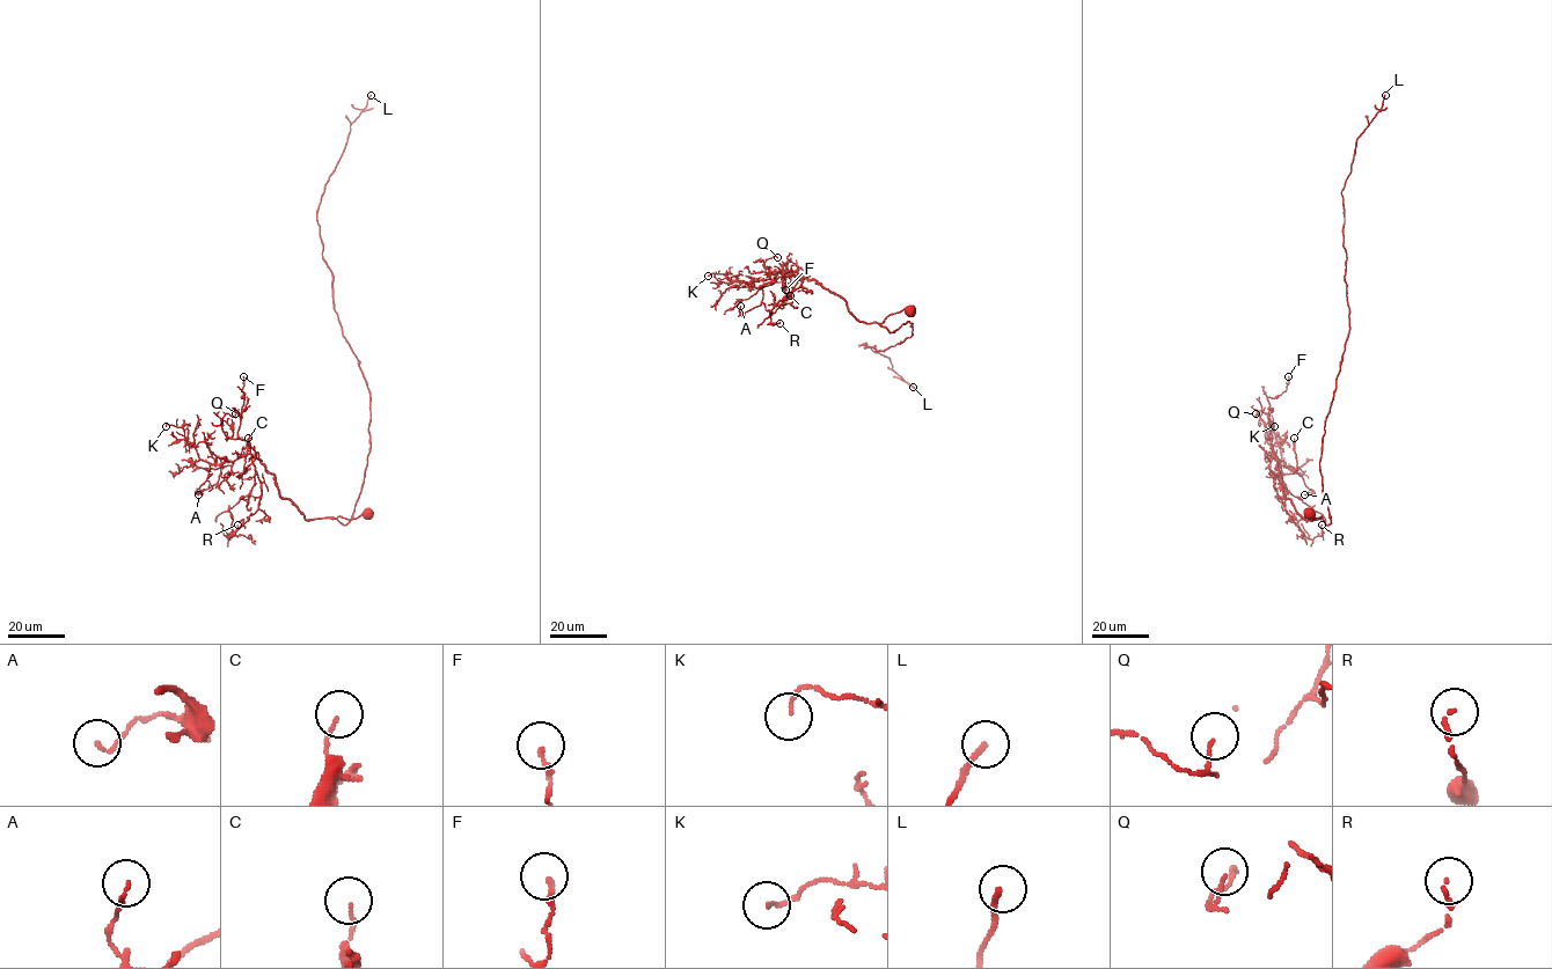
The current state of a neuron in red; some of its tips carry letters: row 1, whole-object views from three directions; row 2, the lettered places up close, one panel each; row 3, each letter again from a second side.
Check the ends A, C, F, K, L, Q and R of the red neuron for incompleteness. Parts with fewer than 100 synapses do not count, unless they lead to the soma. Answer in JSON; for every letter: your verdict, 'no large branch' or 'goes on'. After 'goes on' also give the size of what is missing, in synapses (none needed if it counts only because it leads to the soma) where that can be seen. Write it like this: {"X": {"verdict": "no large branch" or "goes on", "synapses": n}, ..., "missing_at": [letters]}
{"A": {"verdict": "no large branch"}, "C": {"verdict": "no large branch"}, "F": {"verdict": "no large branch"}, "K": {"verdict": "no large branch"}, "L": {"verdict": "no large branch"}, "Q": {"verdict": "no large branch"}, "R": {"verdict": "no large branch"}, "missing_at": []}

